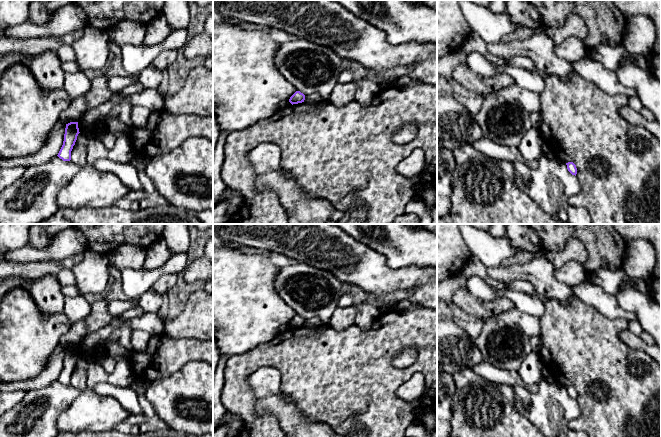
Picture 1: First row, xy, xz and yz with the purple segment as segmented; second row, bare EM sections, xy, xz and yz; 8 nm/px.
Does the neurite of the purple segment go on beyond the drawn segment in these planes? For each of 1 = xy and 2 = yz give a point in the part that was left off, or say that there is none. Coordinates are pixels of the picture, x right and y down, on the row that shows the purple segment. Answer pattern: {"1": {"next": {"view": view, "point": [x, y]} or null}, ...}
{"1": {"next": null}, "2": {"next": null}}

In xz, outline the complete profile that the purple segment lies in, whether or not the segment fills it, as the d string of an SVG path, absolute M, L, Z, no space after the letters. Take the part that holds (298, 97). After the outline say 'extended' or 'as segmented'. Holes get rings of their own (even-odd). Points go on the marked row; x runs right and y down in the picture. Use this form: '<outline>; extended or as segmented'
M296 91L289 99L289 102L293 104L302 103L305 100L305 95L300 91Z; as segmented

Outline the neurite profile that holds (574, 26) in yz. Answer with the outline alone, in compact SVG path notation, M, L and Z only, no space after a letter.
M569 15L563 26L558 28L545 28L547 36L555 43L560 44L568 37L577 37L584 40L587 36L585 22L577 15Z

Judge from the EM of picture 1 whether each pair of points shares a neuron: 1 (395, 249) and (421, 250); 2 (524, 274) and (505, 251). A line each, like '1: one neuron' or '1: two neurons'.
1: one neuron
2: two neurons

